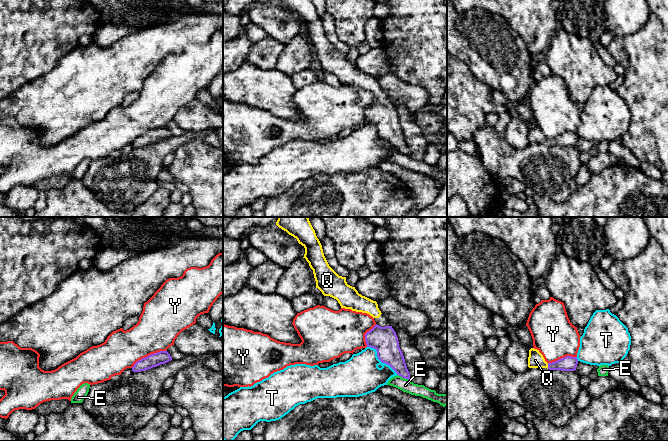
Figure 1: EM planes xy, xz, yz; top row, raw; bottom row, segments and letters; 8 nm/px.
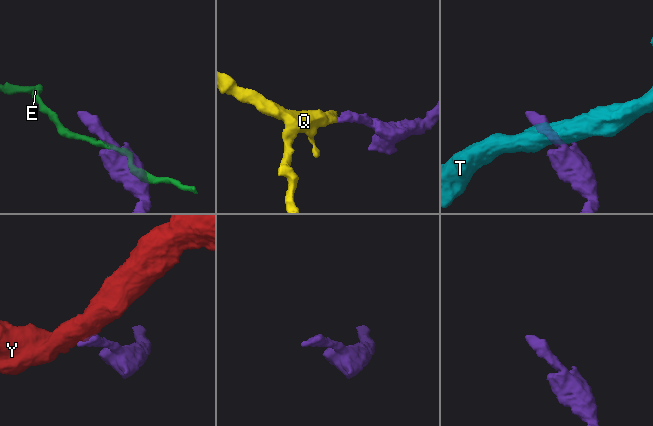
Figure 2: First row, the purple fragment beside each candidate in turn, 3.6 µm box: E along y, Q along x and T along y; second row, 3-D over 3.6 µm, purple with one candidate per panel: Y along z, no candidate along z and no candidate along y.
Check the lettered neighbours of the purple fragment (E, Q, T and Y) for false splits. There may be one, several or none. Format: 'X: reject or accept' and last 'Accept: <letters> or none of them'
E: reject
Q: accept
T: reject
Y: reject
Accept: Q

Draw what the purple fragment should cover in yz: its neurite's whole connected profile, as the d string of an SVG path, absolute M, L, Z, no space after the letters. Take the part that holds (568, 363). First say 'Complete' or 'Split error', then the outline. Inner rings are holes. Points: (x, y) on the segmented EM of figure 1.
Split error. M534 348L529 350L529 368L547 368L549 370L575 371L577 364L577 357L571 356L566 356L552 363L547 363L539 350Z

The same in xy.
Complete. M160 351L154 354L151 354L141 360L137 361L132 367L133 372L141 372L153 367L157 367L161 364L165 364L172 360L170 354L166 351Z

